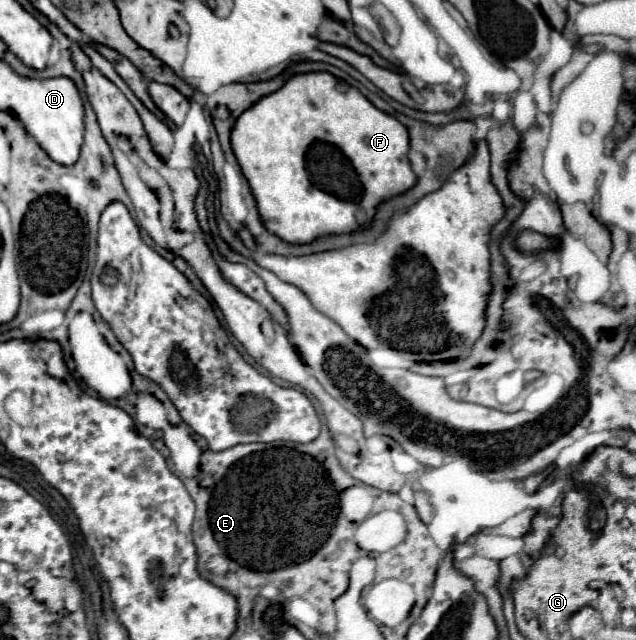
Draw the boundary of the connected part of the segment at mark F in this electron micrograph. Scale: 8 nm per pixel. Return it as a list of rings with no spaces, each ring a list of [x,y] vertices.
[[[325,71],[323,73],[293,75],[293,79],[289,79],[289,83],[285,83],[285,87],[281,87],[281,91],[275,91],[273,95],[265,95],[265,99],[261,99],[261,103],[253,103],[253,107],[249,107],[249,111],[245,111],[245,115],[241,115],[241,119],[237,119],[237,123],[233,125],[231,147],[233,147],[233,153],[237,155],[241,171],[245,175],[247,183],[249,183],[249,189],[255,197],[255,201],[257,201],[257,209],[259,209],[259,215],[261,215],[261,221],[263,221],[265,229],[279,235],[287,243],[309,243],[309,241],[313,241],[321,235],[327,235],[327,233],[355,231],[355,227],[363,227],[371,221],[379,201],[383,201],[385,197],[393,197],[393,195],[399,195],[399,193],[407,191],[417,181],[417,177],[411,169],[409,157],[407,157],[409,133],[407,133],[405,125],[399,123],[395,117],[379,111],[355,87],[343,85],[341,79],[337,79],[335,75],[325,73]]]

